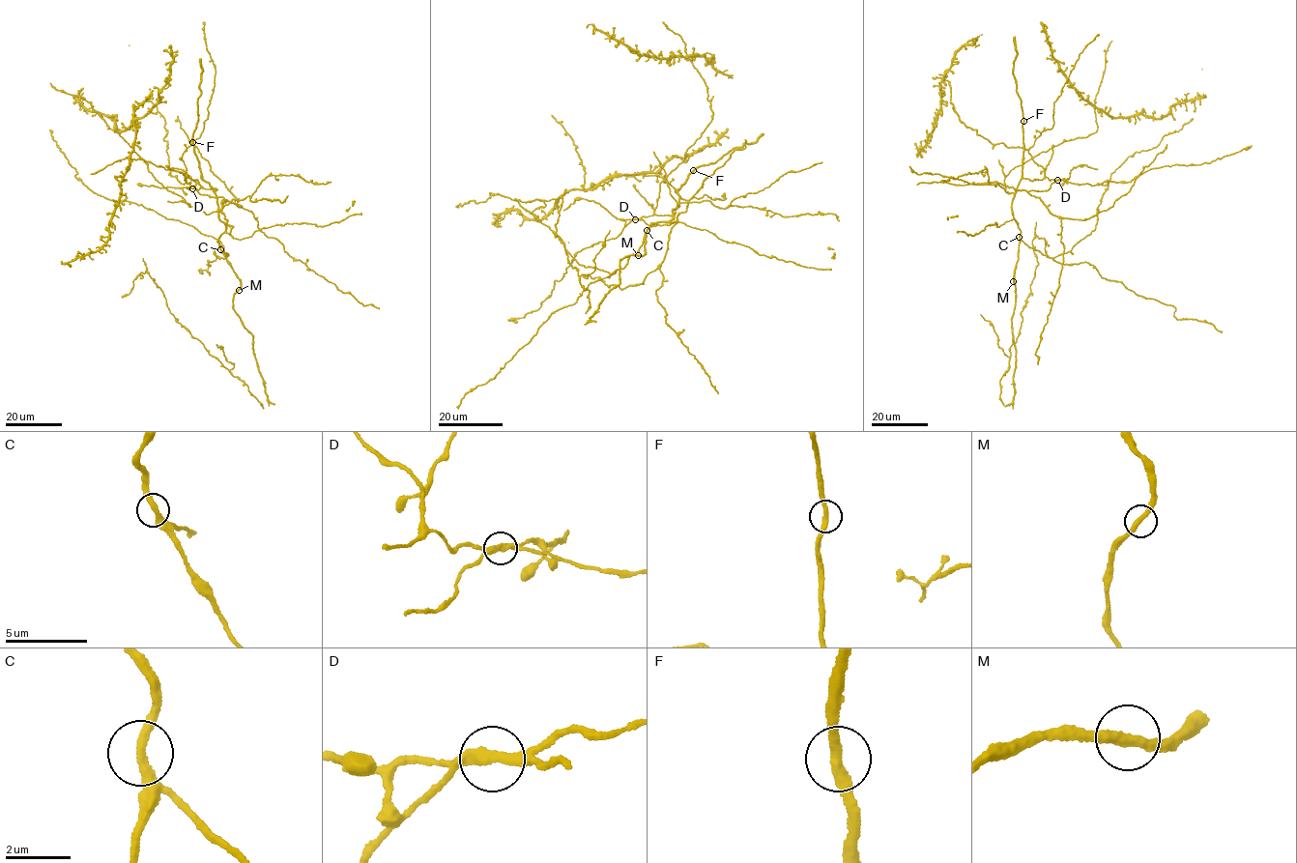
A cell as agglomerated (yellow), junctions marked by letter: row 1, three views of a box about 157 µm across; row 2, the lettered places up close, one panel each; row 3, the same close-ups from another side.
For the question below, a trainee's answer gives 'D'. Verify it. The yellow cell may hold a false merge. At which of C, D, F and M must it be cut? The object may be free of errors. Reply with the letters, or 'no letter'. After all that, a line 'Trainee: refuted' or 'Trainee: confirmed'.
D
Trainee: confirmed

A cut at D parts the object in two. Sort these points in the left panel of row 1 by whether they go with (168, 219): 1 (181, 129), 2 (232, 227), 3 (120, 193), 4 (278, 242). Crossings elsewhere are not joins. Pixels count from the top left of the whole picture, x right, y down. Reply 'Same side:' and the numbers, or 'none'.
Same side: 3

